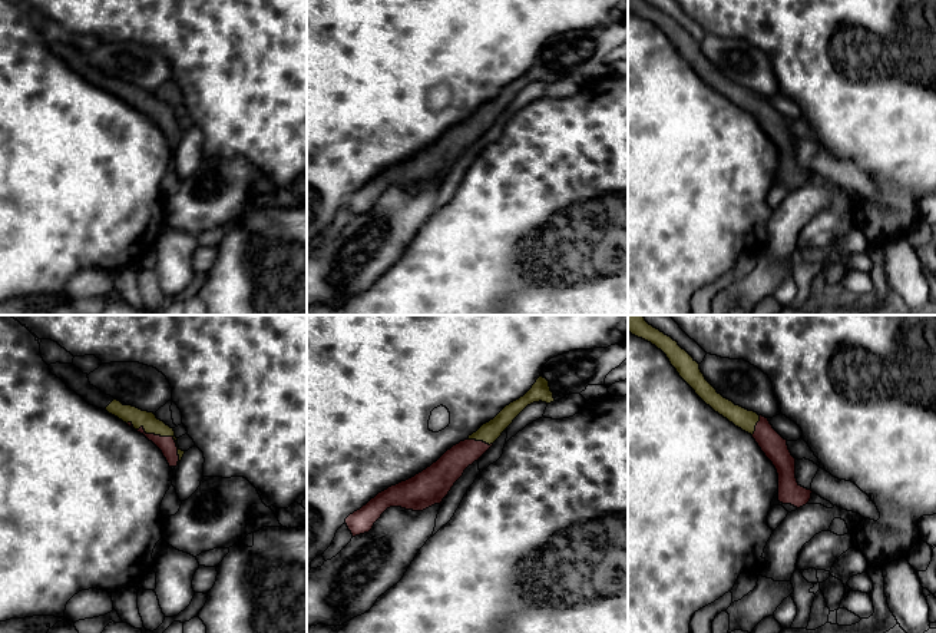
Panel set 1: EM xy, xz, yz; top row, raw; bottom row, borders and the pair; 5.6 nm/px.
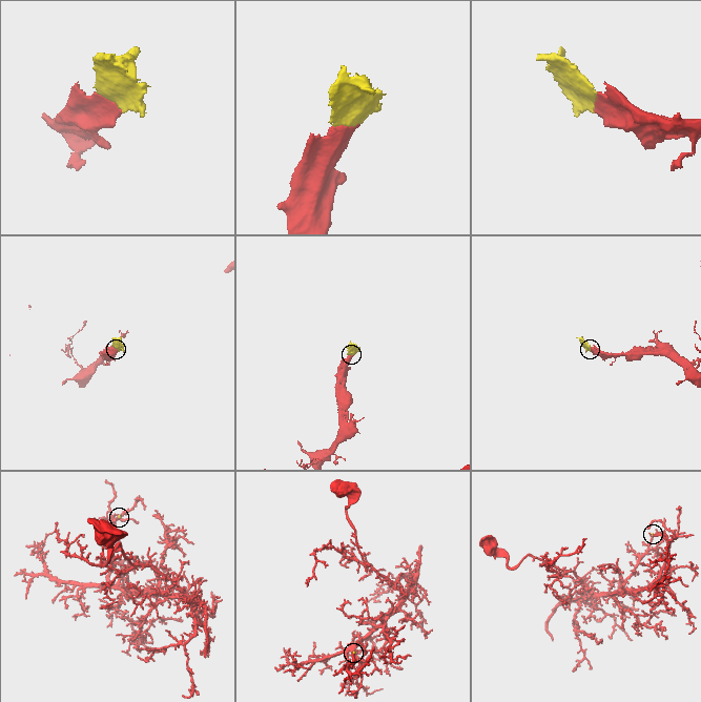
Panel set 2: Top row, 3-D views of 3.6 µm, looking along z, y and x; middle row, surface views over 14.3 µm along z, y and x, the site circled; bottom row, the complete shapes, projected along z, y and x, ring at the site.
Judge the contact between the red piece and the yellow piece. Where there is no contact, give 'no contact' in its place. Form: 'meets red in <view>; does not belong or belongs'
meets red in xy; belongs

